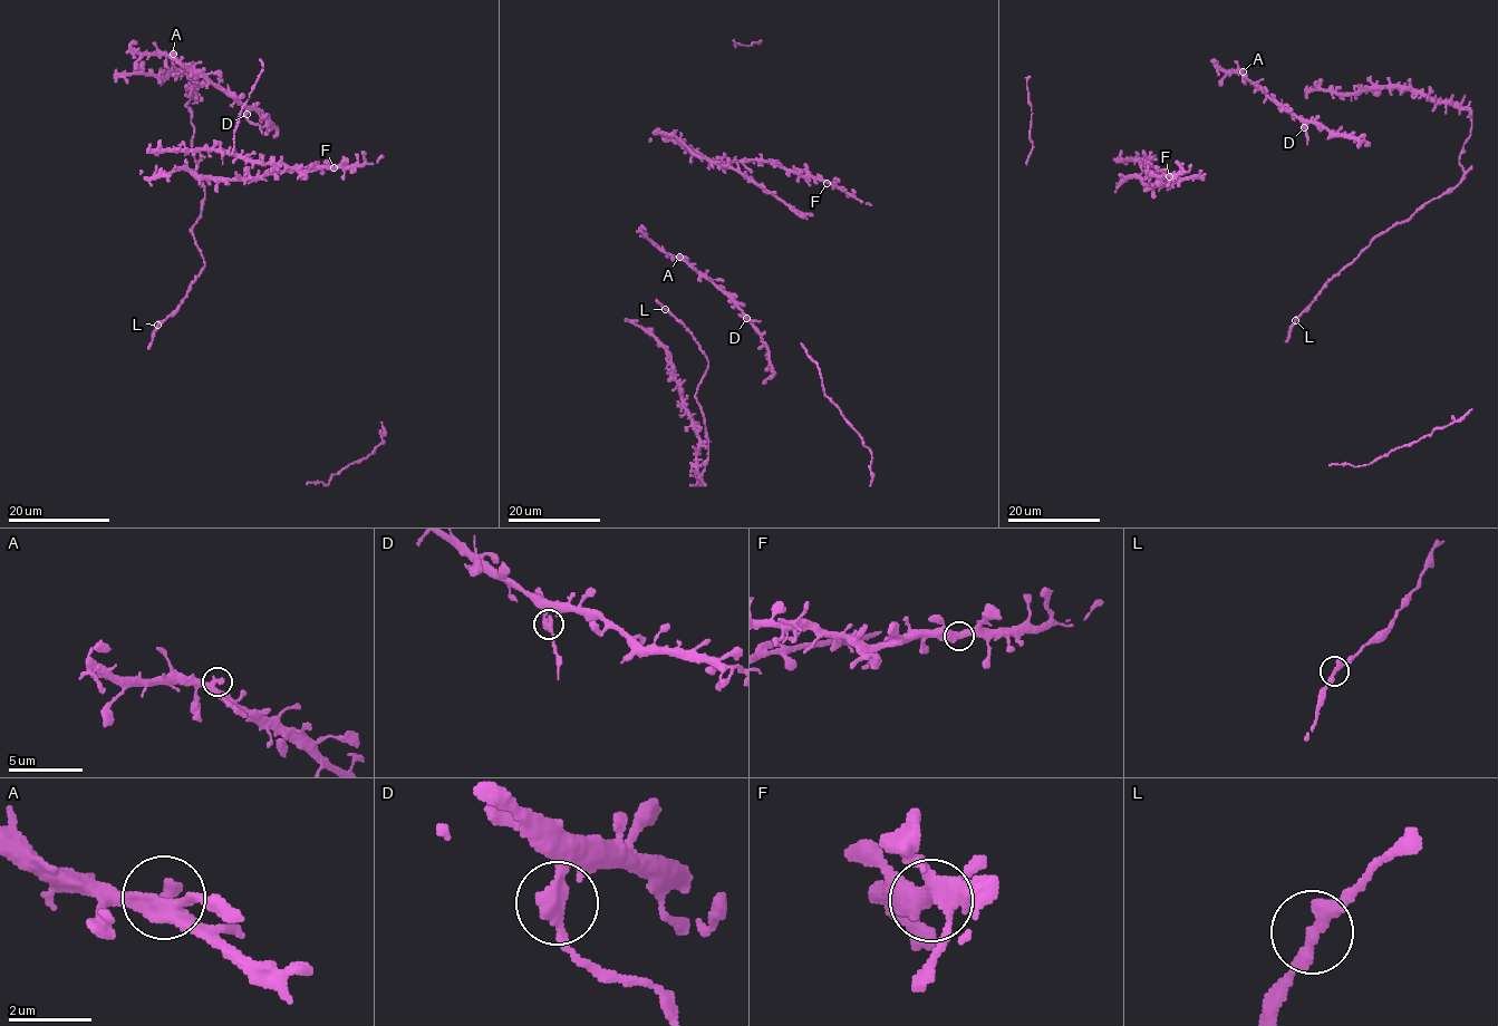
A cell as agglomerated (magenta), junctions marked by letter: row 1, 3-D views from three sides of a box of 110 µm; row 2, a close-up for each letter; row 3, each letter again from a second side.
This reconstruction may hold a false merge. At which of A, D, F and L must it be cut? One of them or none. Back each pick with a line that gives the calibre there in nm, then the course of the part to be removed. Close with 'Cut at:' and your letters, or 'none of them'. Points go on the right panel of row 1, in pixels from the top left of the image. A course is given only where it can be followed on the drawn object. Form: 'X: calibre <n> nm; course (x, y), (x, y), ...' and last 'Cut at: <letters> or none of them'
D: calibre 320 nm; course (1305, 127), (1307, 145)
Cut at: D

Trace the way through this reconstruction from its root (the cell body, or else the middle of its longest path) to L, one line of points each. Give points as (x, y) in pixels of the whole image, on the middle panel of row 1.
L: (694, 485), (696, 474), (701, 477), (708, 458), (705, 419), (695, 398), (708, 360), (692, 334), (665, 309)

